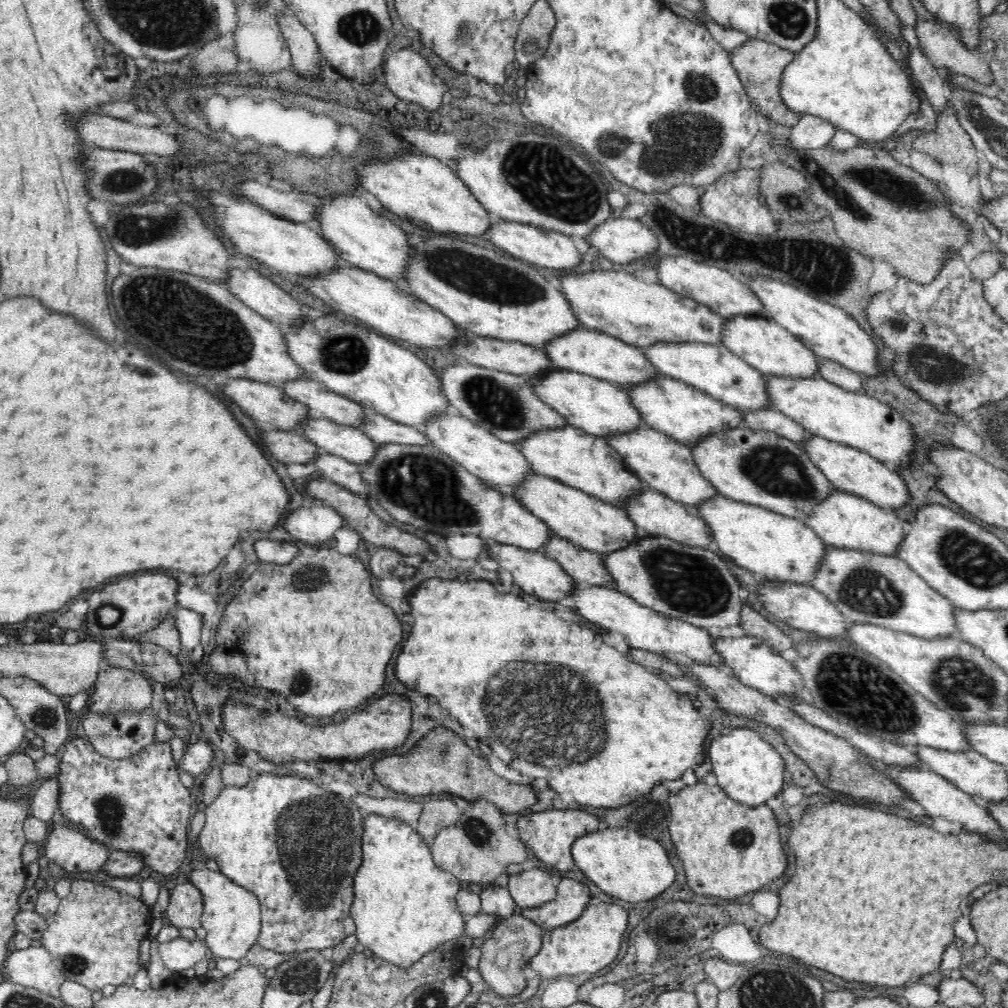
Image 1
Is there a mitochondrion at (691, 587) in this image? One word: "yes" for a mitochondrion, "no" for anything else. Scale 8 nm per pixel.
yes

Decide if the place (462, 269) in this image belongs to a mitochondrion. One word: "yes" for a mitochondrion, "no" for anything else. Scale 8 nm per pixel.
yes

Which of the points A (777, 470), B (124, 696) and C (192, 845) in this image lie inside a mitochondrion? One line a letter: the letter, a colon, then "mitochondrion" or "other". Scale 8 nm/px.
A: mitochondrion
B: mitochondrion
C: other

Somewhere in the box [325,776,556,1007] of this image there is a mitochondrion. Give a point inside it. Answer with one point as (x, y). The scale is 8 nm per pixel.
(478, 830)

